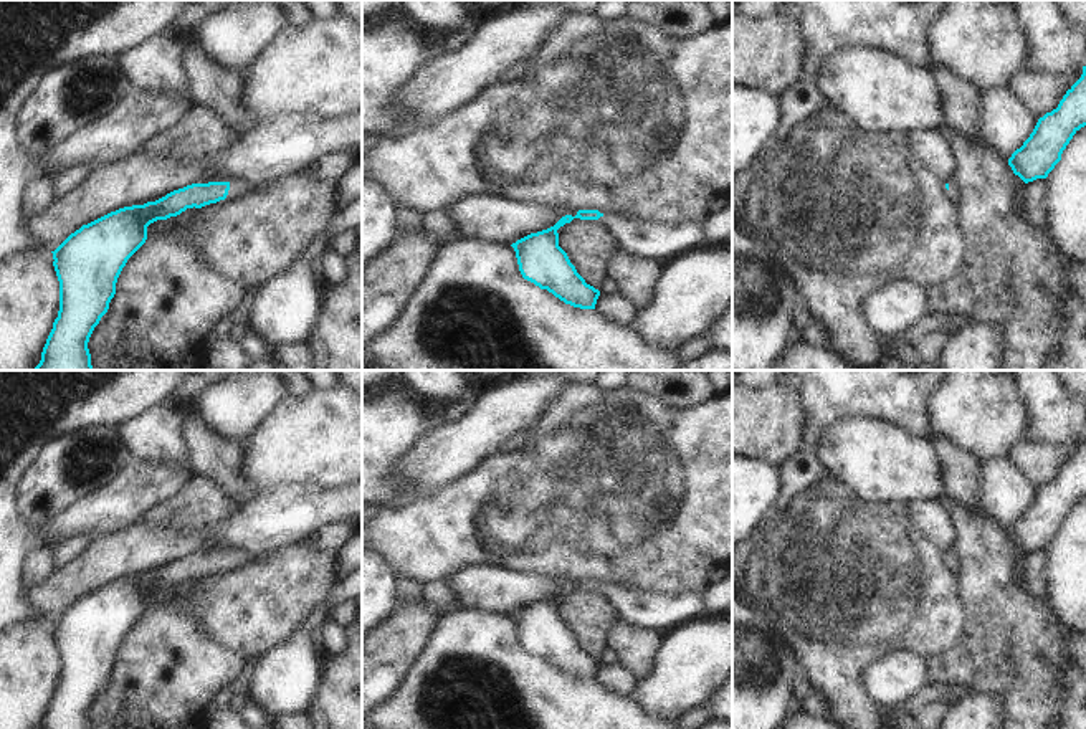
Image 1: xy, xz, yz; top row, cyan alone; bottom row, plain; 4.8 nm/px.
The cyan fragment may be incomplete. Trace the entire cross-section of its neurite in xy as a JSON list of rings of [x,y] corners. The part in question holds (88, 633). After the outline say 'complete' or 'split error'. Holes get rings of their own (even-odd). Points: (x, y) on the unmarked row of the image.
[[[245,552],[192,554],[144,575],[111,582],[71,603],[53,623],[53,636],[60,651],[60,681],[46,709],[41,729],[91,729],[88,712],[107,683],[116,665],[117,648],[127,630],[145,613],[147,597],[157,590],[177,587],[187,579],[202,579],[225,570],[236,562],[246,564]]] | split error

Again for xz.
[[[579,580],[575,587],[565,585],[554,597],[531,603],[511,615],[524,650],[580,679],[595,679],[600,661],[585,653],[559,617],[557,600],[574,588],[597,590],[613,603],[620,618],[646,630],[671,630],[701,617],[703,610],[704,588],[648,593],[607,587],[598,580]]] | split error

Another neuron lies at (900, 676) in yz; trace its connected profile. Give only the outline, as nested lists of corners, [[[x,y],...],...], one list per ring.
[[[916,651],[886,655],[861,673],[861,681],[871,701],[888,712],[934,684],[926,660]]]

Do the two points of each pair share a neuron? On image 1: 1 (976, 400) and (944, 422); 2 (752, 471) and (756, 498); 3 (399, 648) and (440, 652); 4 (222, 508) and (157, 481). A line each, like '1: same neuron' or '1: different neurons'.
1: same neuron
2: same neuron
3: different neurons
4: different neurons

